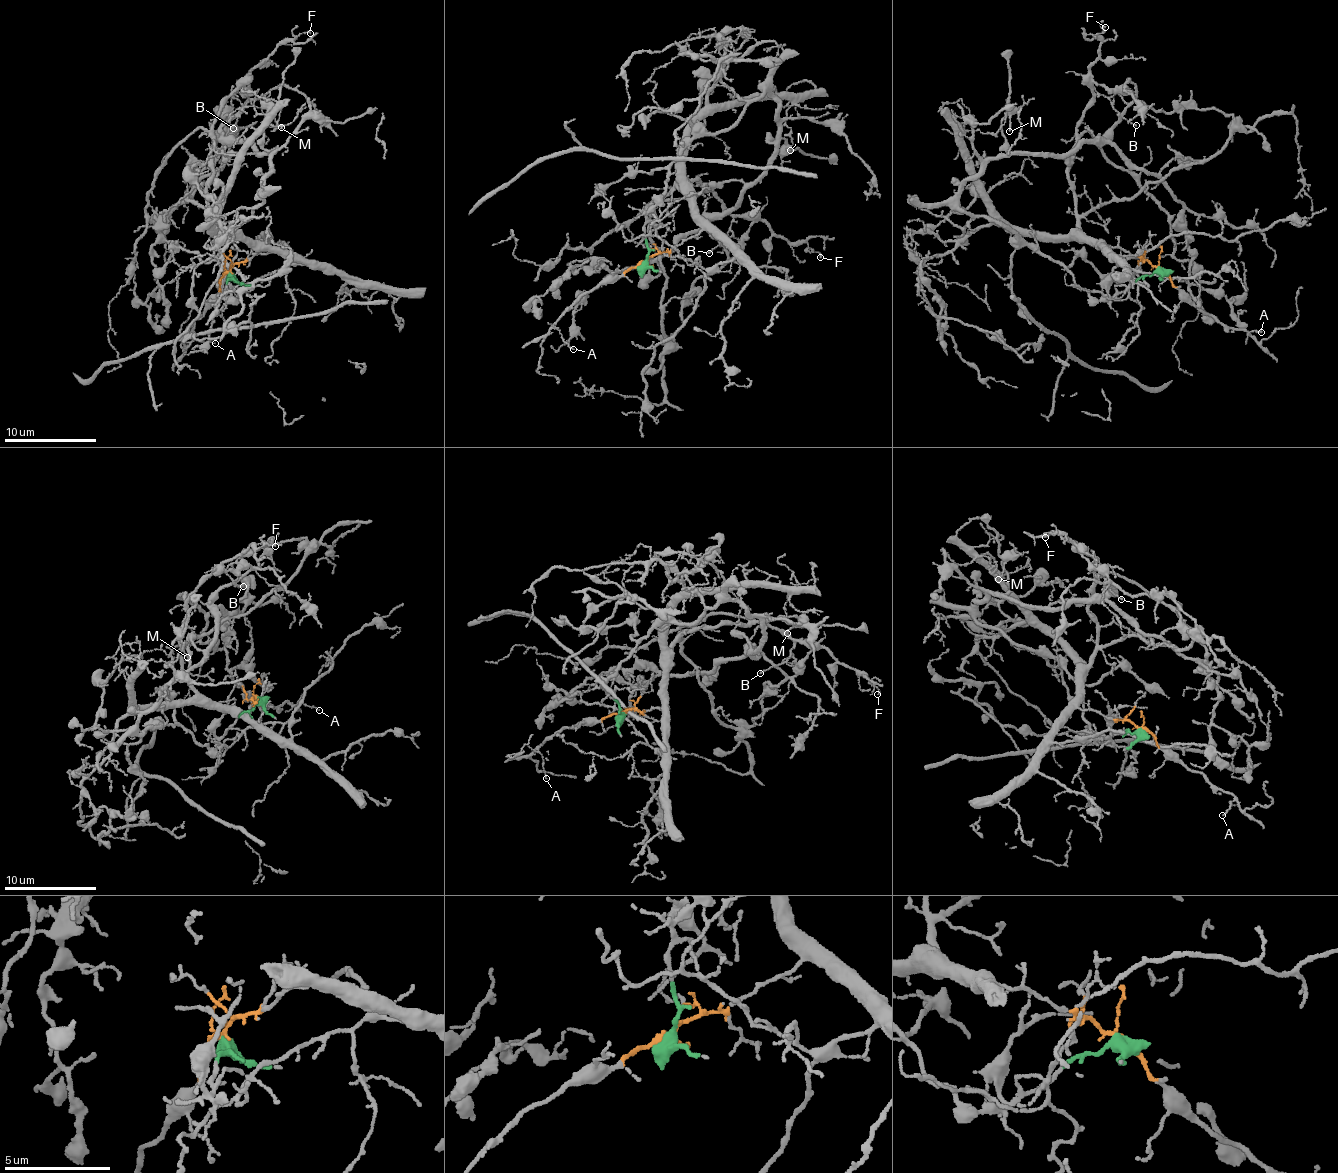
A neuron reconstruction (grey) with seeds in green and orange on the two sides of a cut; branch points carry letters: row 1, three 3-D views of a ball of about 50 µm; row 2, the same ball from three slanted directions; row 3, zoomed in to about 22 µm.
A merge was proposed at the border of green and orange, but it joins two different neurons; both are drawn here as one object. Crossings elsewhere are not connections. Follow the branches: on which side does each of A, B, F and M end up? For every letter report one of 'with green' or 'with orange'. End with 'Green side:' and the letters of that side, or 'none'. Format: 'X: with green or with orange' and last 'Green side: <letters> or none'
A: with orange
B: with orange
F: with orange
M: with green
Green side: M

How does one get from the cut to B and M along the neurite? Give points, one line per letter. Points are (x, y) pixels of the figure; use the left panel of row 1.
B: (229, 271), (266, 248), (249, 245), (208, 209), (214, 119), (232, 93), (243, 108), (233, 129)
M: (229, 271), (224, 295), (231, 298), (217, 248), (264, 197), (274, 154), (262, 146), (267, 111), (282, 128)

